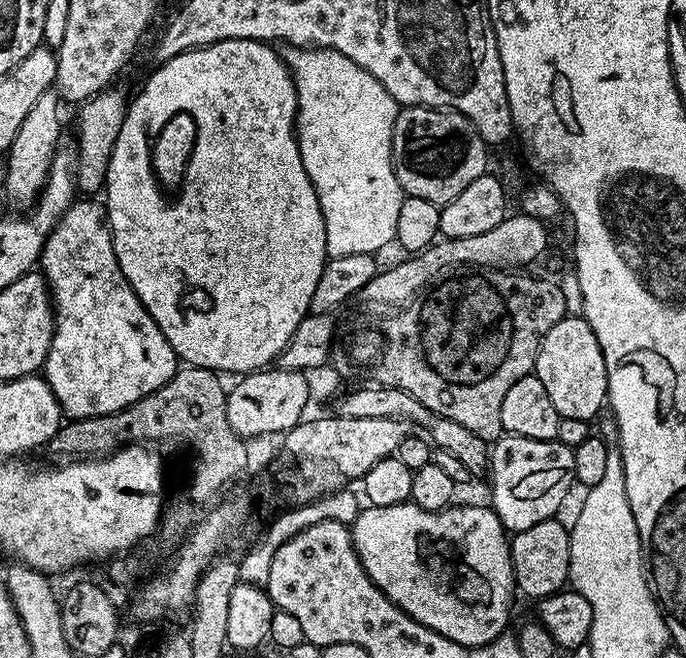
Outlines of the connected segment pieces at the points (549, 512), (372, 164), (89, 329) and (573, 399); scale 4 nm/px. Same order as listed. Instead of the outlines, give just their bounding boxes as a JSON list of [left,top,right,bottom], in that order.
[[490,434,574,533],[282,46,402,256],[38,198,178,420],[534,314,608,422]]

